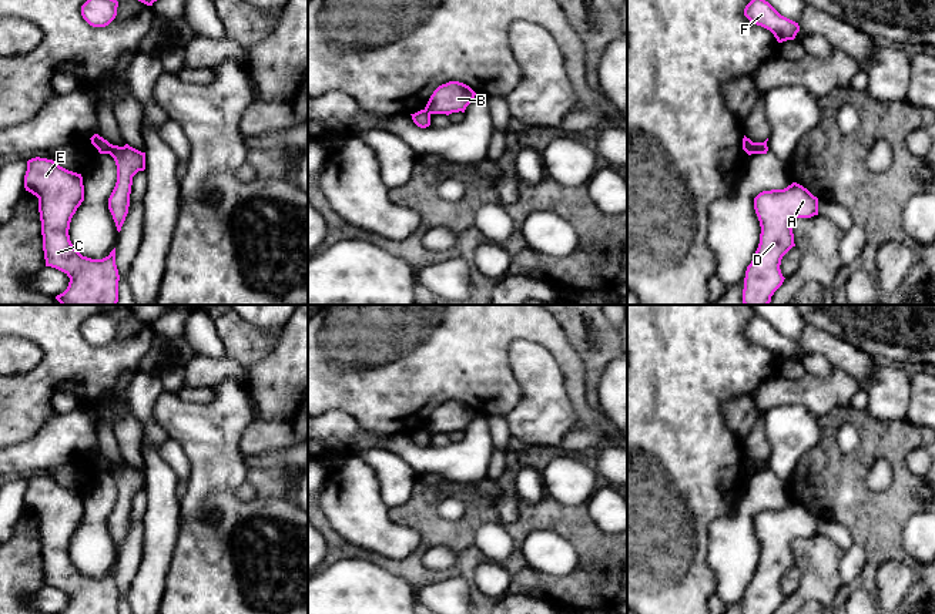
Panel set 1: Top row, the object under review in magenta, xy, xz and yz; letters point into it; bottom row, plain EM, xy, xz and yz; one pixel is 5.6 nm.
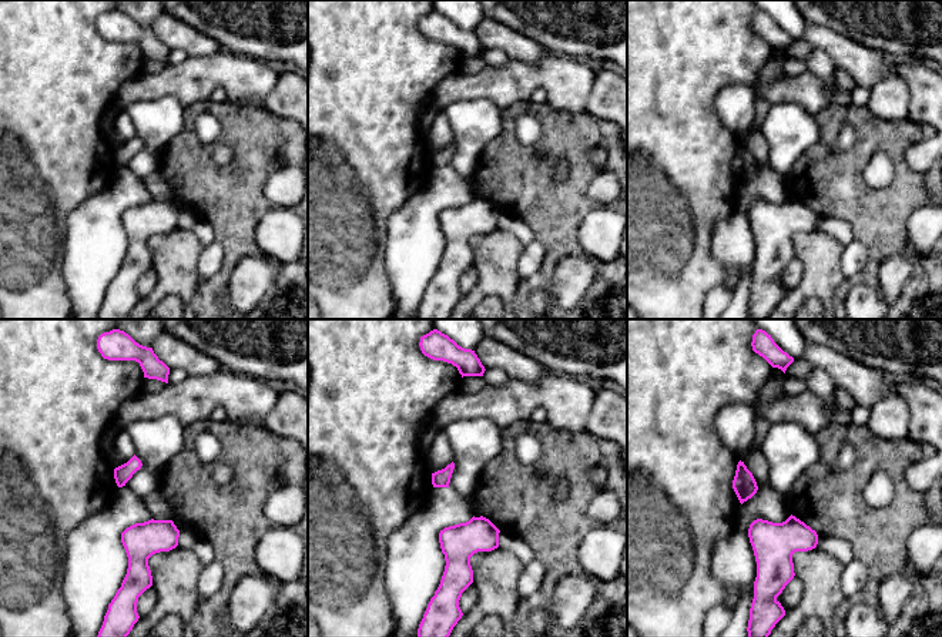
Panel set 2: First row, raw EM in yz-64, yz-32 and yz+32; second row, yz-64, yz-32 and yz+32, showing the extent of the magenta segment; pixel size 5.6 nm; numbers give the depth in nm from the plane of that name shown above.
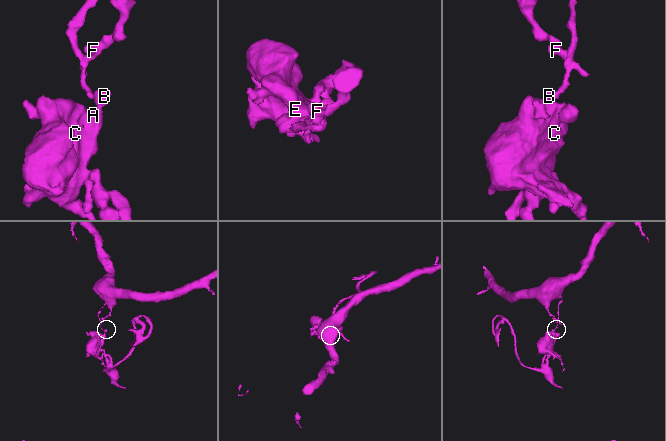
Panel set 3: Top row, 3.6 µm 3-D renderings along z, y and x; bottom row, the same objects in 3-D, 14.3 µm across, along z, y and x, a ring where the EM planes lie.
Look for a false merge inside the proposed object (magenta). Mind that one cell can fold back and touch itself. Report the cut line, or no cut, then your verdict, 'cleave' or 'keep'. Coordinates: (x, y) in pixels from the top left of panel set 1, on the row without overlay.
cut yz (753, 462), (756, 472); cleave

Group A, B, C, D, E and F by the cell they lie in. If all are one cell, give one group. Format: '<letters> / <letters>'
A B C D E / F

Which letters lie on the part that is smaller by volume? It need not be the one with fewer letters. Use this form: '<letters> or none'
A, B, C, D, E

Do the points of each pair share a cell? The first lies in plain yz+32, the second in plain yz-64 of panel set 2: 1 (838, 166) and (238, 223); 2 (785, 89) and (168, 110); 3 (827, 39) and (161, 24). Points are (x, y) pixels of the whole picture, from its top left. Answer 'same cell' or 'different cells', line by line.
1: same cell
2: different cells
3: same cell

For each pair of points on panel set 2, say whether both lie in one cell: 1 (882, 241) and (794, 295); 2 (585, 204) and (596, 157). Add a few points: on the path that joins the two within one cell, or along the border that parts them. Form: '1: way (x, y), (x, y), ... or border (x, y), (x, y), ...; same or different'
1: border (845, 278), (837, 288), (832, 304); different
2: border (604, 147), (596, 147), (589, 153), (596, 170); different

